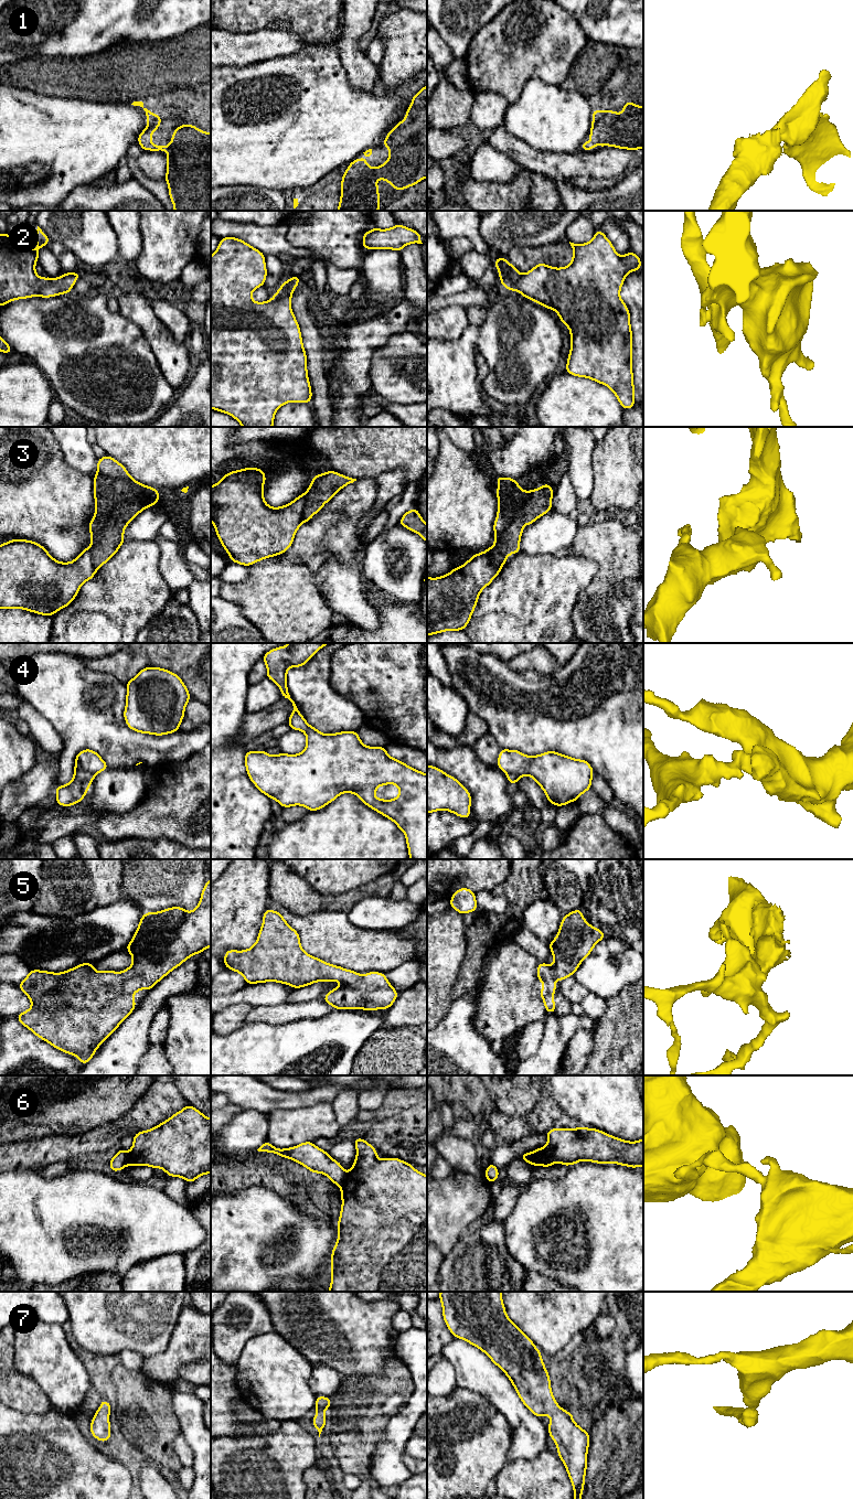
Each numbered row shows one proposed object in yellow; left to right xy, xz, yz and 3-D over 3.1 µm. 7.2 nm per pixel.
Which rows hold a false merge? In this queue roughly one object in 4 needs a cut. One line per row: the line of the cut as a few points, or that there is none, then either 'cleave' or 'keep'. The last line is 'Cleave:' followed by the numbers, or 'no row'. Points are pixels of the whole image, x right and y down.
1: no cut; keep
2: no cut; keep
3: cut in yz along (483, 552), (491, 554), (496, 563), (503, 564); cleave
4: cut in xy along (76, 764), (94, 775); cleave
5: no cut; keep
6: cut in xz along (348, 1173), (340, 1186); cleave
7: no cut; keep
Cleave: 3, 4, 6

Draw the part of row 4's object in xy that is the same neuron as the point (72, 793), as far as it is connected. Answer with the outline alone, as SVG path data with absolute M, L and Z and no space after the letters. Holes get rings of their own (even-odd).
M75 765L73 780L68 784L55 789L55 802L61 806L71 806L82 802L94 780L94 777L95 775L83 768Z

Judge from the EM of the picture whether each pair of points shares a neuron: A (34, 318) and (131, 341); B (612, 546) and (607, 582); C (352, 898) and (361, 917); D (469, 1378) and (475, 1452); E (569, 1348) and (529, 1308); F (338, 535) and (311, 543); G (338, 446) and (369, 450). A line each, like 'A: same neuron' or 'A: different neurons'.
A: same neuron
B: same neuron
C: different neurons
D: different neurons
E: different neurons
F: different neurons
G: same neuron

